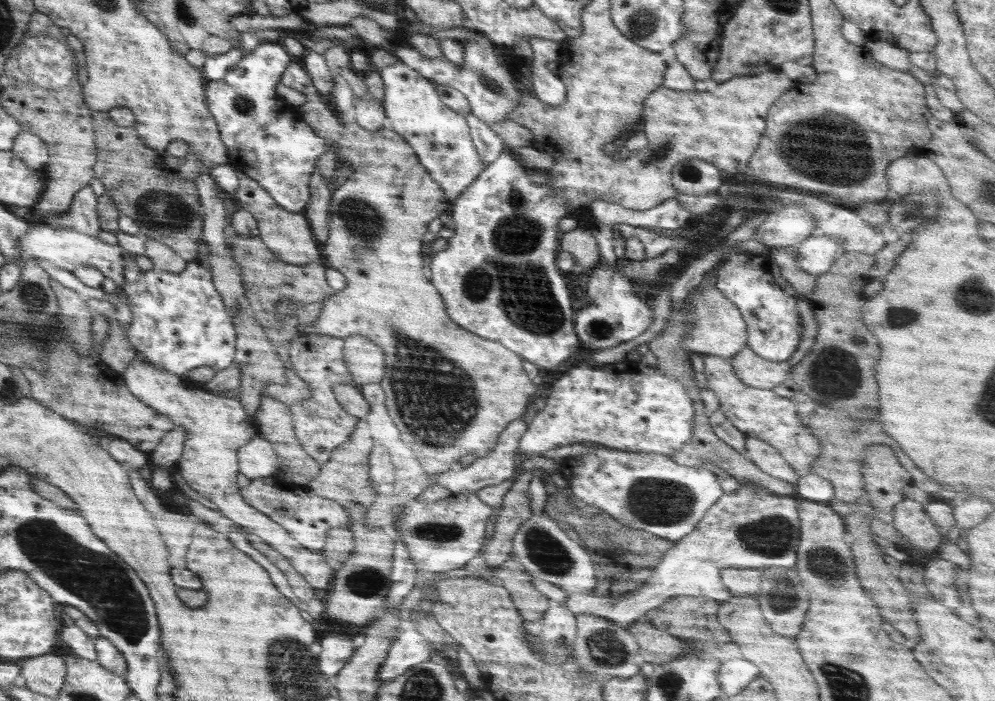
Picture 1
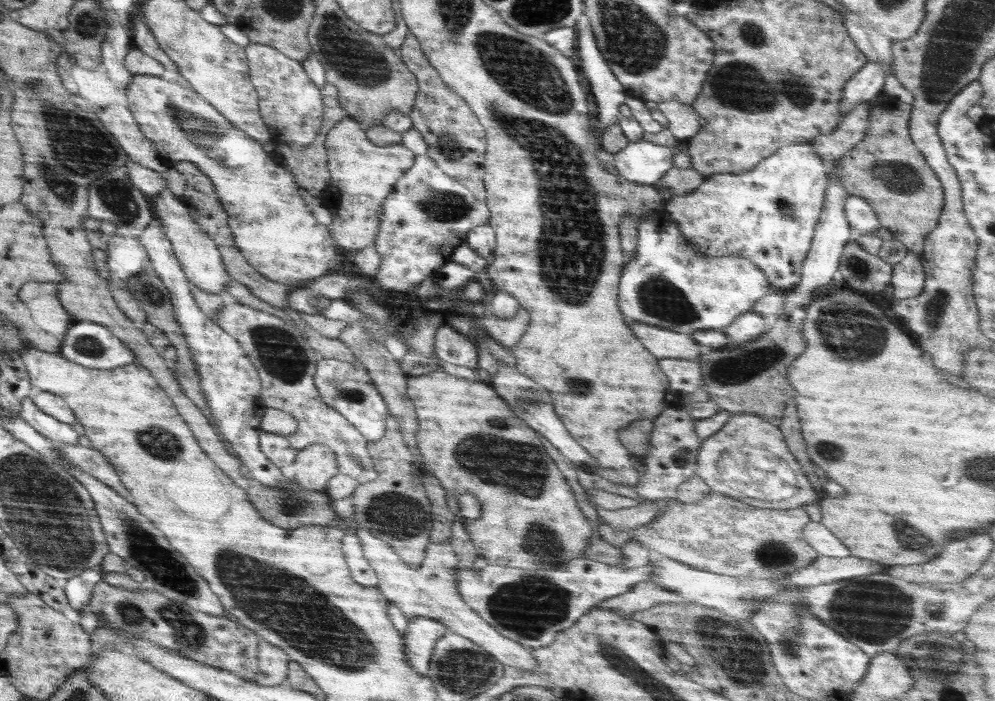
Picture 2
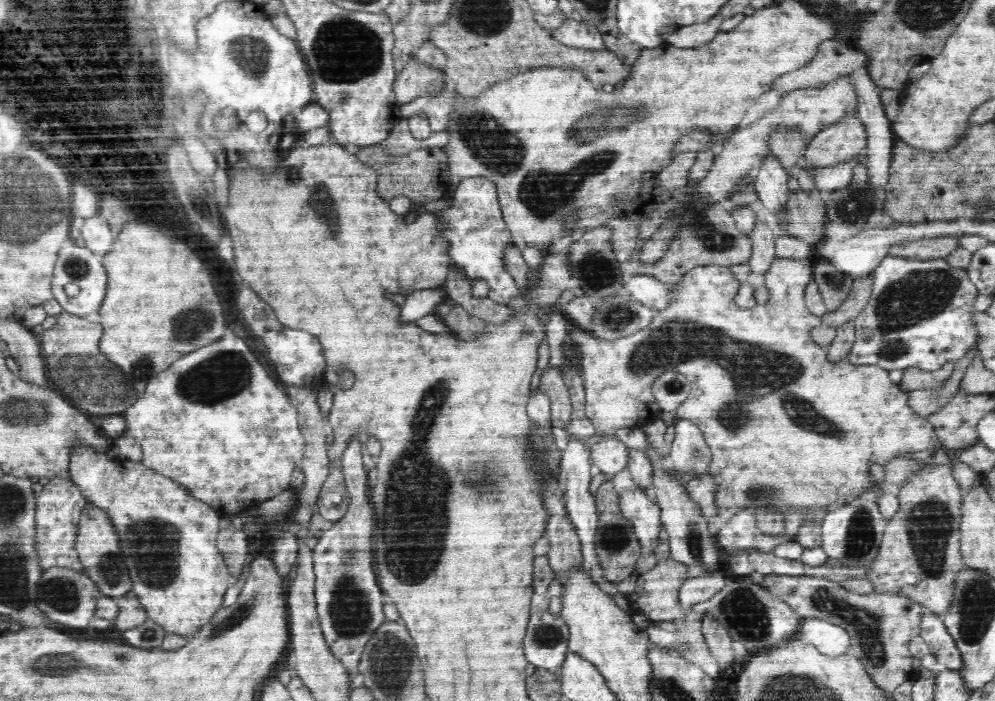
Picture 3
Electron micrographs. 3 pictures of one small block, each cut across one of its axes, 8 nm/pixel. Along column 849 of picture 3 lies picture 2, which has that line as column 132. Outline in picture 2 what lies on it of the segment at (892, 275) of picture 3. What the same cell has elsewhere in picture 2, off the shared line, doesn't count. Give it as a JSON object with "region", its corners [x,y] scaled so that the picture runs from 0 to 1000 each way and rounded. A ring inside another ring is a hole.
{"region":[[[73,458],[58,504],[76,519],[98,528],[113,528],[138,514],[121,481],[90,458]]]}

